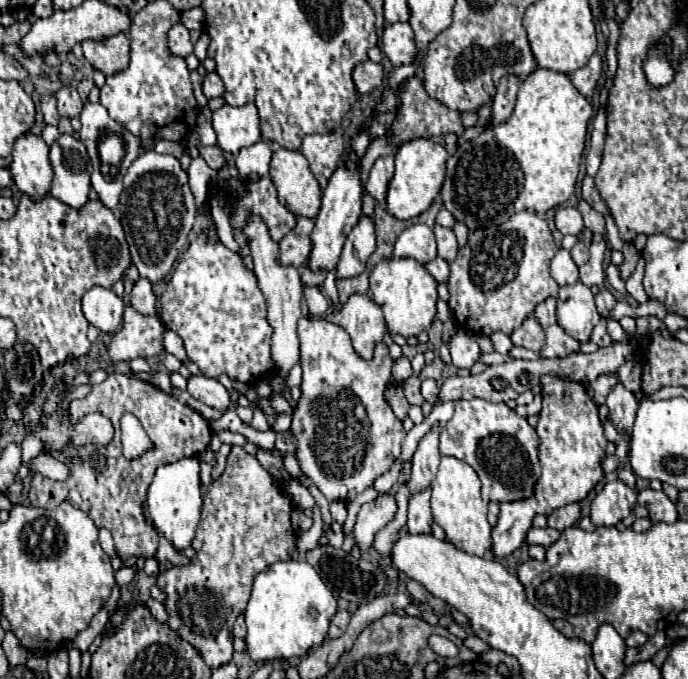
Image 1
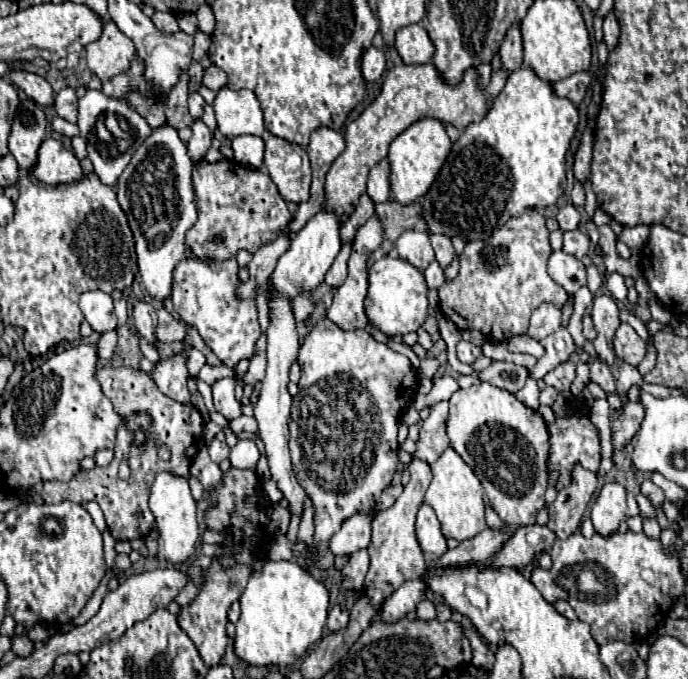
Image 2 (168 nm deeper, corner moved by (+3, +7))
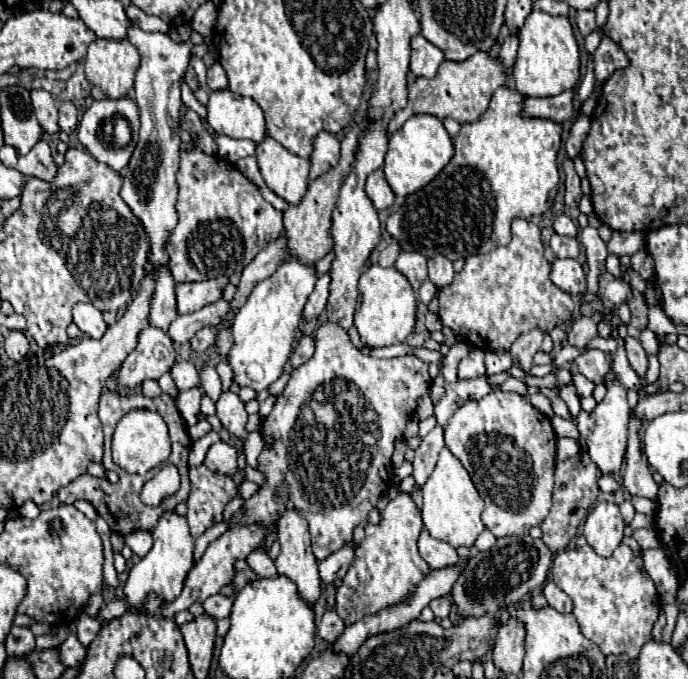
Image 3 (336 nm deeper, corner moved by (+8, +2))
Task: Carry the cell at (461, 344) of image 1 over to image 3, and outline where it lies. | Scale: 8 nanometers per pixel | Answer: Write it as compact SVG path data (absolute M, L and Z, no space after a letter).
M474 348L468 356L464 356L458 364L458 378L476 378L484 376L484 352L480 348Z

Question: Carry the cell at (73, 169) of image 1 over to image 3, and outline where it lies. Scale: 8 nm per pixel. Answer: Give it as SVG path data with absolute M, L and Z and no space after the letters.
M40 140L28 152L28 156L20 156L18 158L16 170L22 172L24 176L34 176L34 178L40 178L44 182L52 182L54 176L56 176L56 172L58 172L58 166L52 160L50 146L44 140Z

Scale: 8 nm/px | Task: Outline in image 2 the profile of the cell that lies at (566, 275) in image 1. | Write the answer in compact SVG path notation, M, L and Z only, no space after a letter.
M555 251L549 257L549 275L555 283L559 283L569 295L573 295L579 287L587 283L585 265L563 251Z

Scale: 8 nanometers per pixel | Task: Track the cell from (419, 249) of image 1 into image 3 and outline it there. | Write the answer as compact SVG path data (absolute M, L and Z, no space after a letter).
M402 250L398 254L394 266L408 278L408 282L412 284L414 290L418 290L418 286L428 278L428 272L426 272L426 256L420 254L420 252L404 252Z

